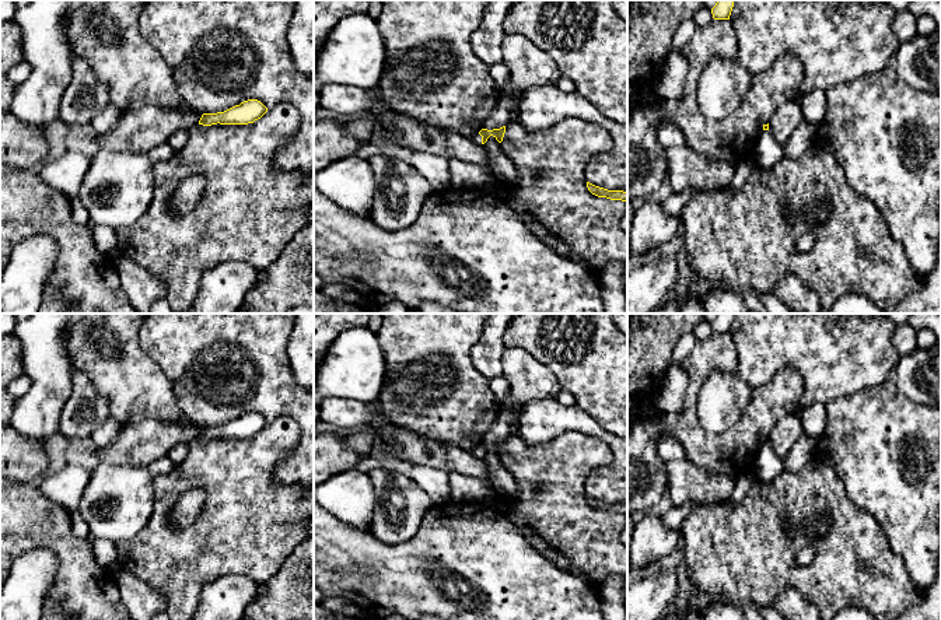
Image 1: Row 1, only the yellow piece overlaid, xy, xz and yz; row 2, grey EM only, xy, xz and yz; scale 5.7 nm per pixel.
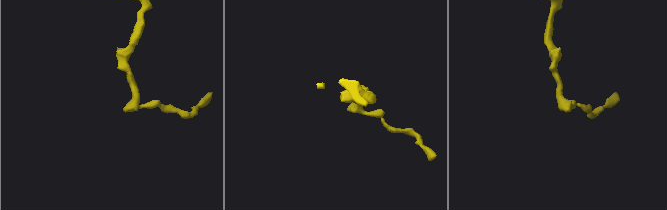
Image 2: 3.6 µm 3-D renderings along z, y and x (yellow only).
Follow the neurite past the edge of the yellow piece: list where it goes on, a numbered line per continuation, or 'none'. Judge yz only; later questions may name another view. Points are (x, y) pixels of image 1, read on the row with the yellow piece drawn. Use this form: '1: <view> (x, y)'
1: yz (766, 153)

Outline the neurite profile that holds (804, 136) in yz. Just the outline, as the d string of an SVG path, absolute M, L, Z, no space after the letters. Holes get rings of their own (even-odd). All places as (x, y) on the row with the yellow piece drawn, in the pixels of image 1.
M804 119L780 148L780 155L800 158L816 140L816 127Z

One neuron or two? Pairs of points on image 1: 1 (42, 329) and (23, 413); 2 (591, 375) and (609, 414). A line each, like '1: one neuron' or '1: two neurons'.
1: one neuron
2: one neuron

